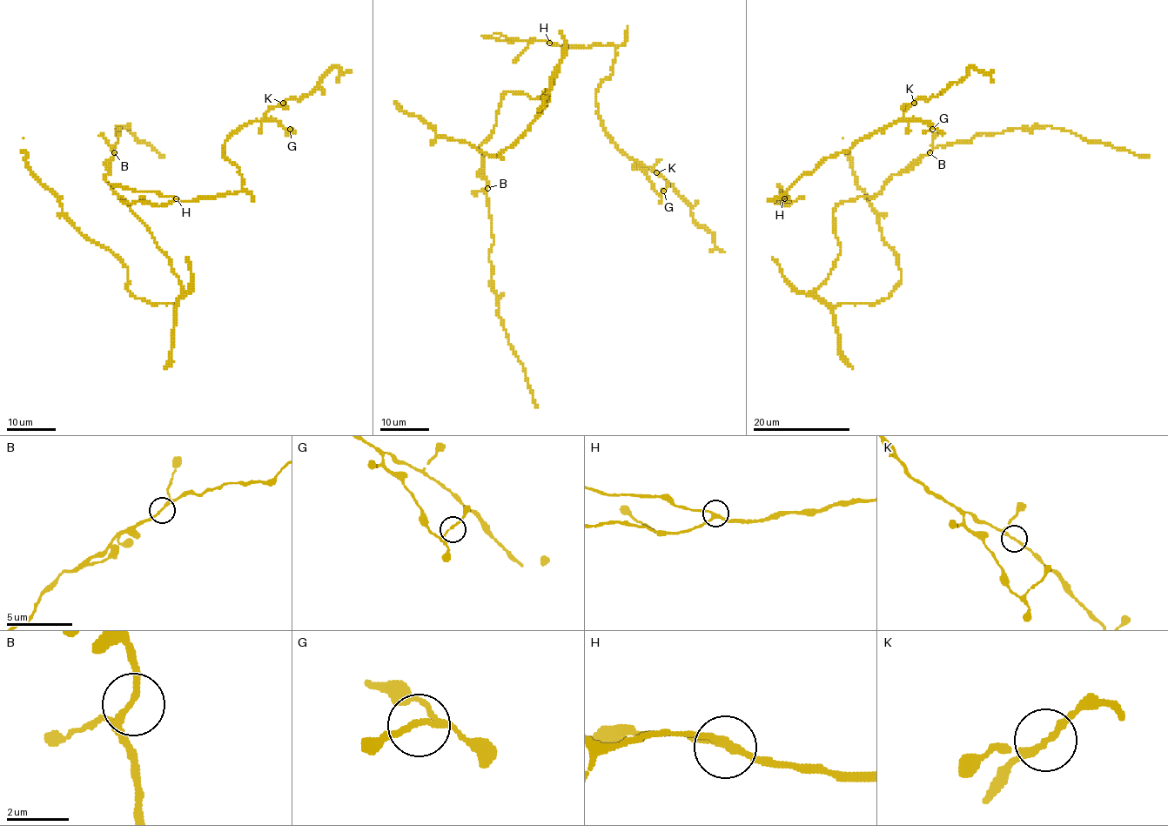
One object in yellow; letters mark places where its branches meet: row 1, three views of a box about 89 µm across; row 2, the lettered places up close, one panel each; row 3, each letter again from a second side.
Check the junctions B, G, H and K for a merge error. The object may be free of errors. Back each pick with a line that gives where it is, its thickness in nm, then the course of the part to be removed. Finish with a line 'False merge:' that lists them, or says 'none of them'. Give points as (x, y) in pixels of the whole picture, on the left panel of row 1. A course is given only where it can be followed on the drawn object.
False merge: none of them

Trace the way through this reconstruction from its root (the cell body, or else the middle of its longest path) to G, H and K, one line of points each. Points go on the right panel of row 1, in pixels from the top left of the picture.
G: (803, 198), (782, 204), (788, 188), (826, 158), (898, 120), (917, 119), (932, 129)
H: (803, 198), (782, 205), (784, 198)
K: (803, 198), (782, 204), (798, 178), (826, 158), (849, 151), (901, 120), (914, 104)

